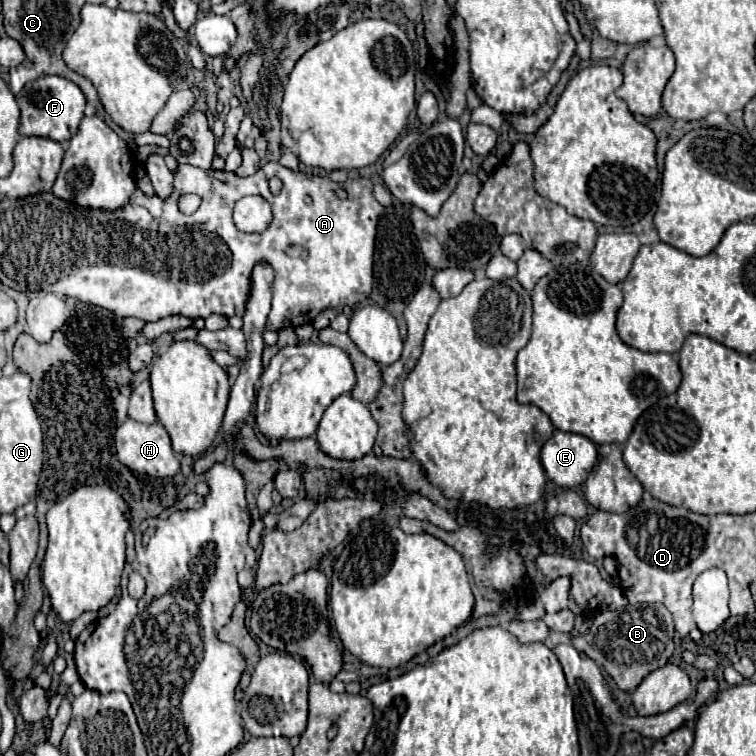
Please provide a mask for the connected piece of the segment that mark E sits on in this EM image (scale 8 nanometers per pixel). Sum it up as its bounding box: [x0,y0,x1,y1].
[542,431,598,487]

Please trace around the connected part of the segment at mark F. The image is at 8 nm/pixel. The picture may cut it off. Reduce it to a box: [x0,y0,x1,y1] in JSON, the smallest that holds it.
[16,75,86,143]

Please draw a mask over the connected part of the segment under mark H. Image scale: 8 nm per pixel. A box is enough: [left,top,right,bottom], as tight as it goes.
[114,419,180,479]

